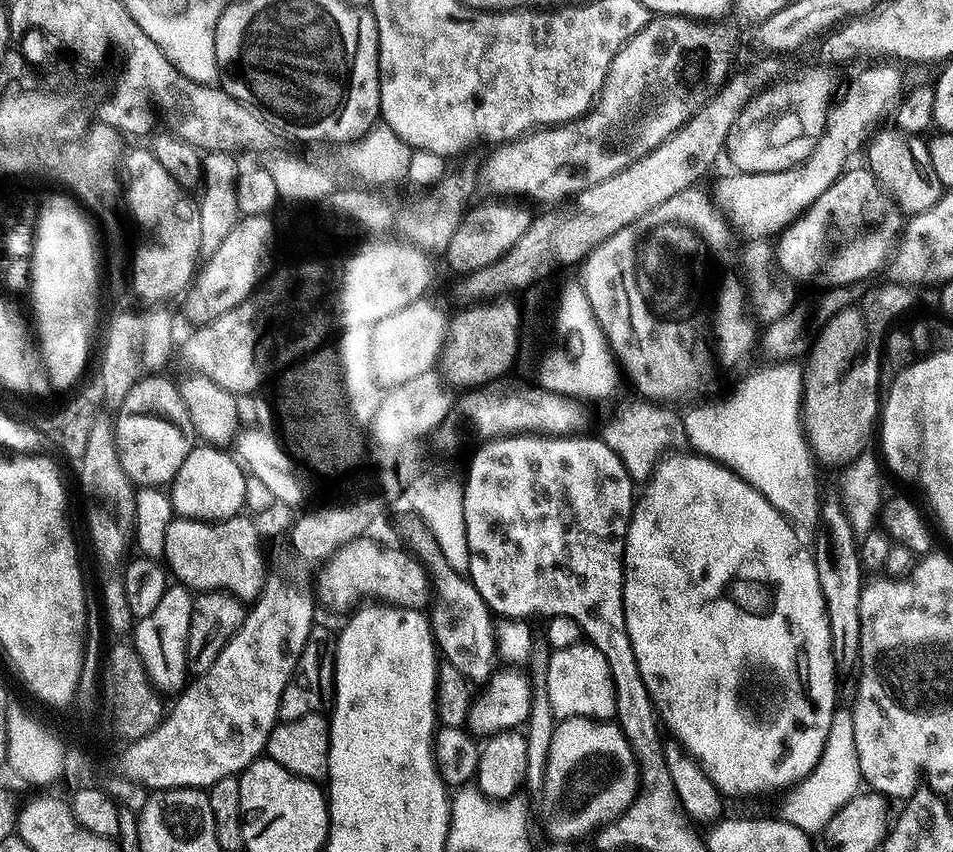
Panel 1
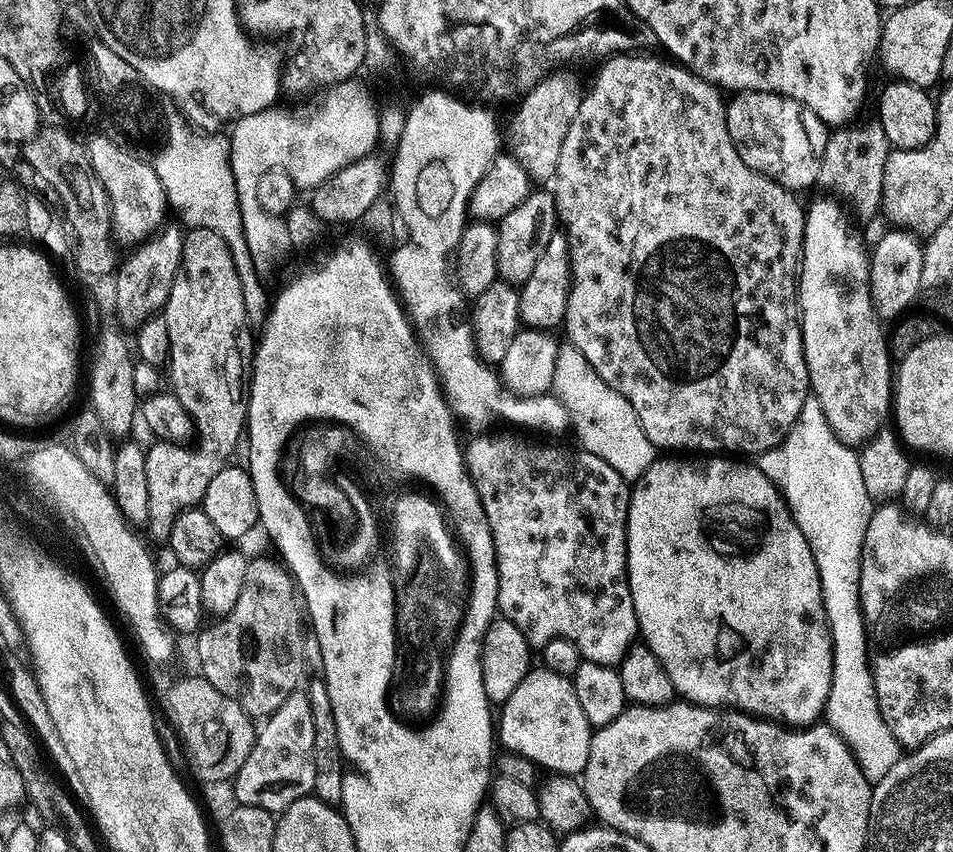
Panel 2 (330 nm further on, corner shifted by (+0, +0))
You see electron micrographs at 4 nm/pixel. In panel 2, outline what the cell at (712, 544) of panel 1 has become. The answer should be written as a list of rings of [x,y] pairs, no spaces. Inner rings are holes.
[[[724,454],[700,458],[704,460],[657,458],[631,485],[628,496],[628,589],[634,602],[638,634],[654,658],[662,662],[662,670],[670,674],[670,682],[685,701],[717,710],[739,710],[788,726],[808,726],[821,719],[832,685],[832,633],[824,609],[820,571],[780,489],[766,478],[766,474],[762,474],[755,463],[743,464],[743,459],[727,458]]]

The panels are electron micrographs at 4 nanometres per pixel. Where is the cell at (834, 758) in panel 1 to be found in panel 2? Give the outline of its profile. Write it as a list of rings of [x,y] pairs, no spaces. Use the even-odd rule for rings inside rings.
[[[815,406],[804,408],[796,416],[796,425],[784,432],[784,440],[776,448],[758,456],[758,467],[770,482],[780,489],[784,500],[792,511],[798,530],[806,538],[814,554],[814,562],[820,571],[820,585],[824,595],[824,609],[828,615],[828,626],[832,633],[832,685],[826,705],[826,723],[848,744],[848,748],[859,762],[860,769],[870,782],[887,781],[894,762],[902,755],[899,742],[890,734],[890,726],[880,713],[876,691],[872,681],[872,669],[868,654],[868,638],[864,630],[864,618],[860,614],[860,555],[862,542],[866,538],[866,526],[874,511],[874,501],[866,494],[862,482],[860,457],[855,447],[843,444],[830,430],[826,414]]]

